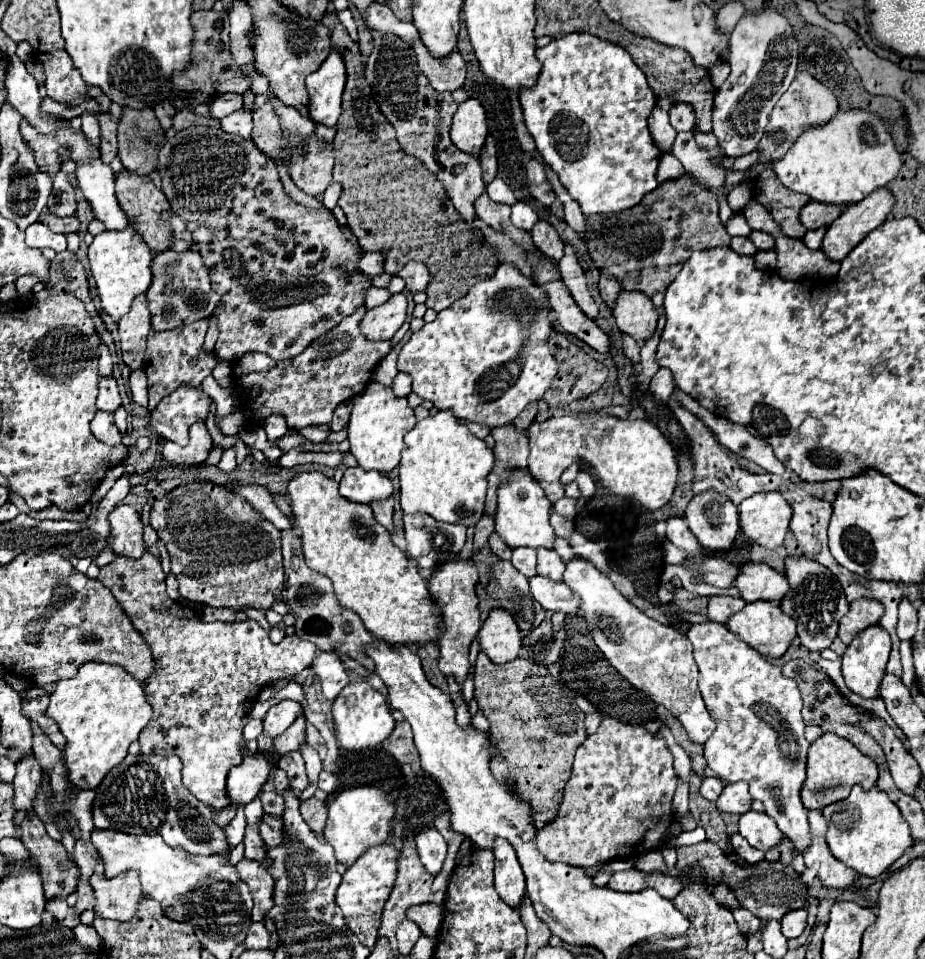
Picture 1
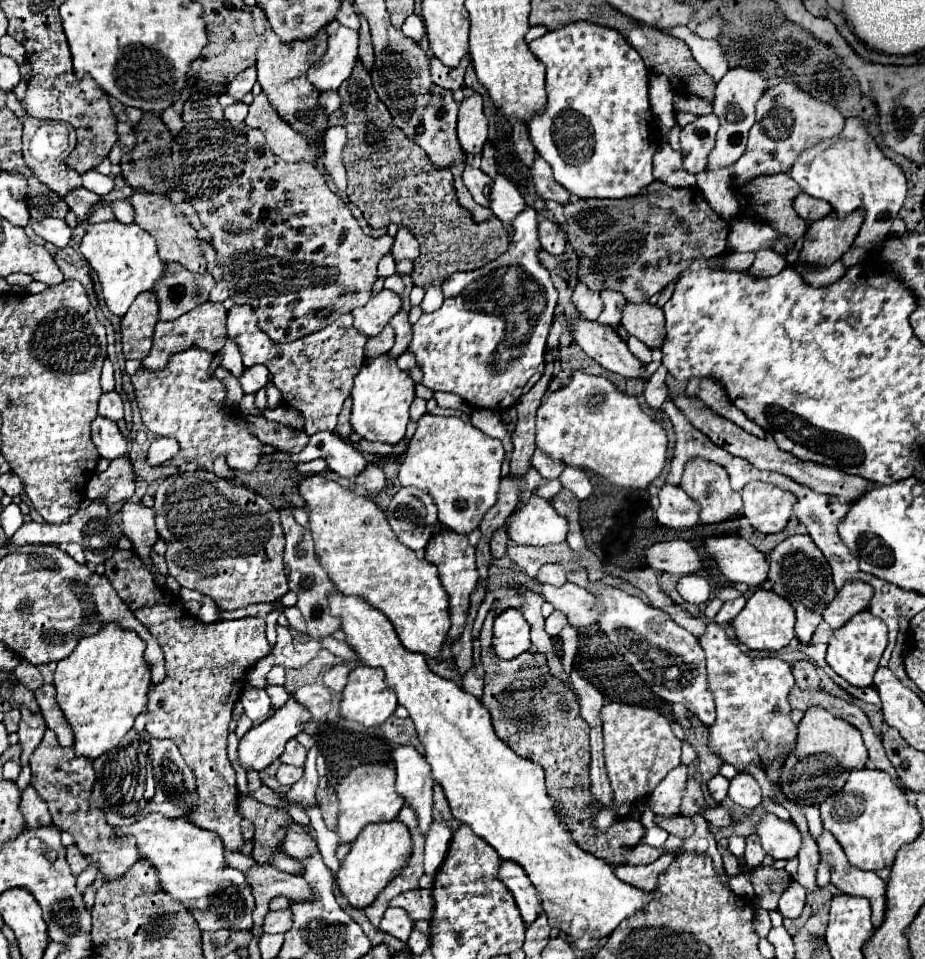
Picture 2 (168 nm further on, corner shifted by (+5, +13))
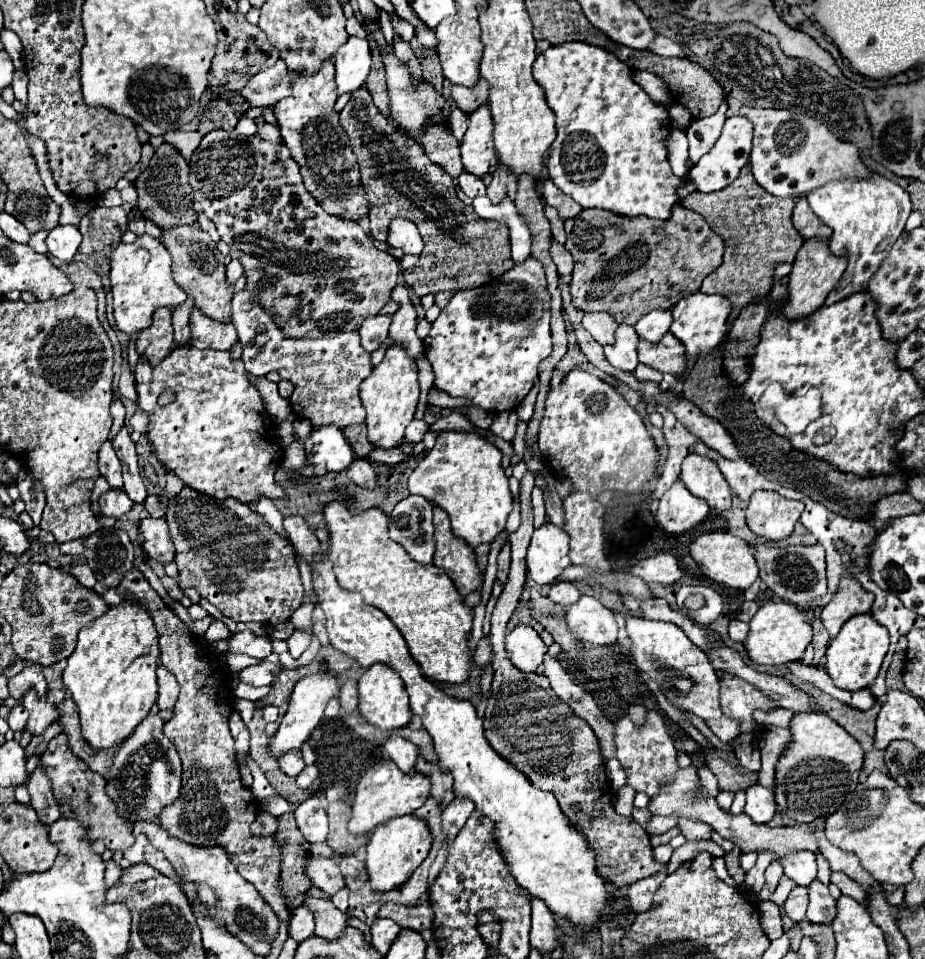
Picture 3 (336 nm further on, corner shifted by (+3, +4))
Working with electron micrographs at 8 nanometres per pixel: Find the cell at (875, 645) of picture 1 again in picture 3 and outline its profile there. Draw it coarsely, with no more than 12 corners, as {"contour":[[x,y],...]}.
{"contour":[[850,618],[830,640],[824,666],[838,688],[874,682],[886,628]]}

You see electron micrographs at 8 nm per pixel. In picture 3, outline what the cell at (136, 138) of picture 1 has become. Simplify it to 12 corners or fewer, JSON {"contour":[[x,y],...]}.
{"contour":[[162,144],[134,182],[158,228],[194,224],[190,170]]}

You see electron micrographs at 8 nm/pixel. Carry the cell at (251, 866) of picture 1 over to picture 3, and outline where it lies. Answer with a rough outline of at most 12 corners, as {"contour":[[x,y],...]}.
{"contour":[[306,896],[304,904],[316,914],[316,932],[338,940],[348,914],[330,900]]}

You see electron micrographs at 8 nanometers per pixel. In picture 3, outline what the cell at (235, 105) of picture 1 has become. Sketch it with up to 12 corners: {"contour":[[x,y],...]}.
{"contour":[[284,60],[252,76],[242,96],[250,106],[274,106],[290,96]]}

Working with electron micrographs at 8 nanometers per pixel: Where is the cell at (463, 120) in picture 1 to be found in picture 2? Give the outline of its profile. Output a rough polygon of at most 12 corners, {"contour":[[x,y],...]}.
{"contour":[[472,93],[458,111],[458,141],[468,155],[482,151],[488,119]]}

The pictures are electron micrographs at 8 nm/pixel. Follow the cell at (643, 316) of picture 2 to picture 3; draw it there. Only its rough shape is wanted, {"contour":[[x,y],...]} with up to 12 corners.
{"contour":[[640,340],[638,360],[662,374],[686,372],[684,344]]}

